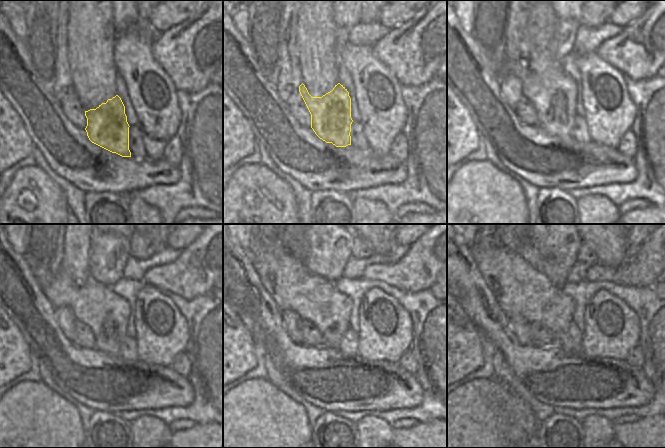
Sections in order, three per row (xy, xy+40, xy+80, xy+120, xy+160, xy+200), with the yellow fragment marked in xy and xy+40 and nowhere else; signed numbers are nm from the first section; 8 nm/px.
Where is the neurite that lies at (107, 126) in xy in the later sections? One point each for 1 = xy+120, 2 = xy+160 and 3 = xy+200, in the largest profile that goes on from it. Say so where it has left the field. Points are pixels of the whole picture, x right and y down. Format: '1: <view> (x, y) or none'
1: xy+120 (93, 303)
2: xy+160 (293, 287)
3: xy+200 (521, 290)

